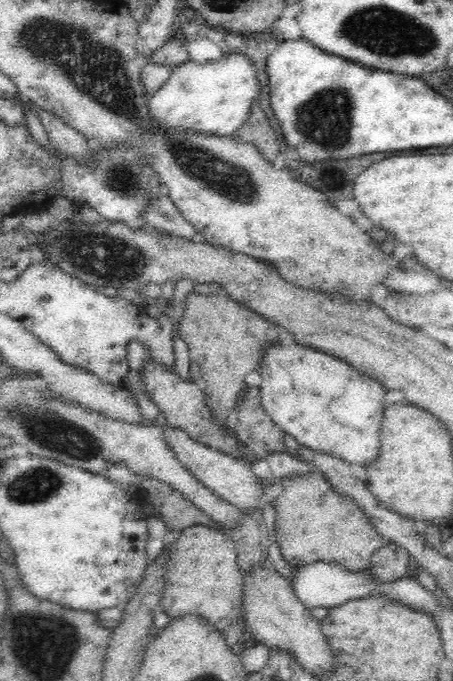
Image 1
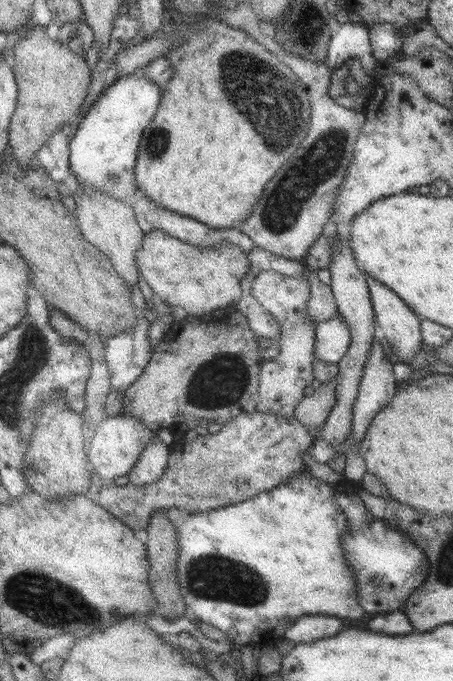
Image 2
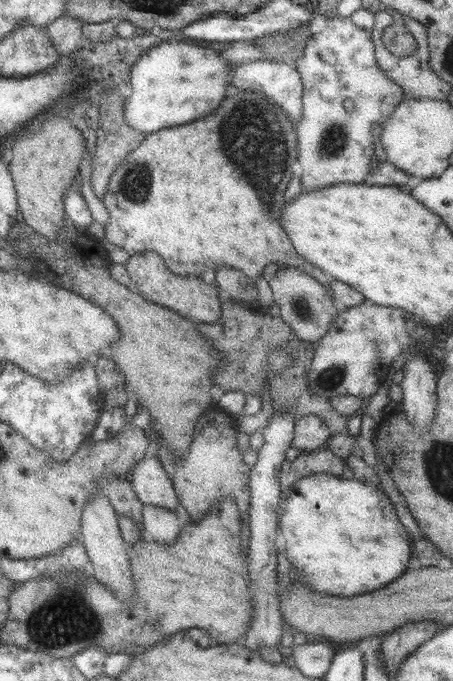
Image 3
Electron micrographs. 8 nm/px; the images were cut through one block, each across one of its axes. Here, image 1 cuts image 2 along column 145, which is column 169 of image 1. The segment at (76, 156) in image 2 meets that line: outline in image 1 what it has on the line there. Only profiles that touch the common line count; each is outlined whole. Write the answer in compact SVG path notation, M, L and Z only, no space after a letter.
M244 52L223 53L215 61L196 63L186 61L172 68L168 82L148 100L150 115L168 127L186 127L194 131L218 136L234 135L246 122L250 110L260 96L252 59Z

